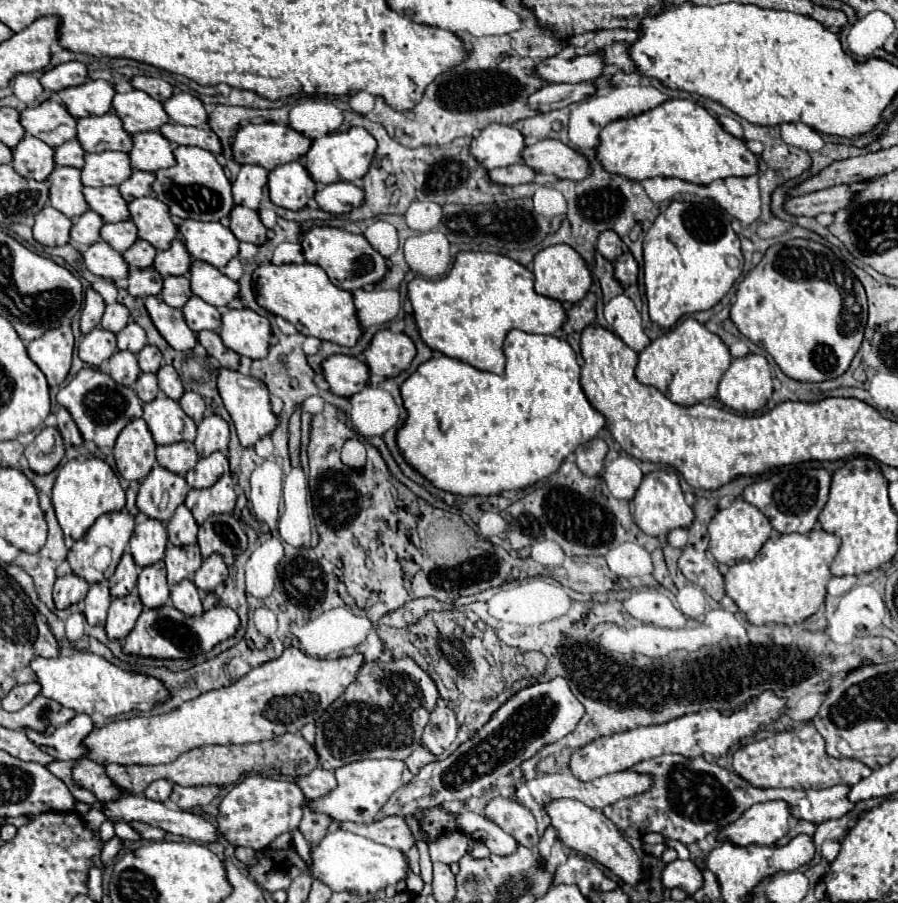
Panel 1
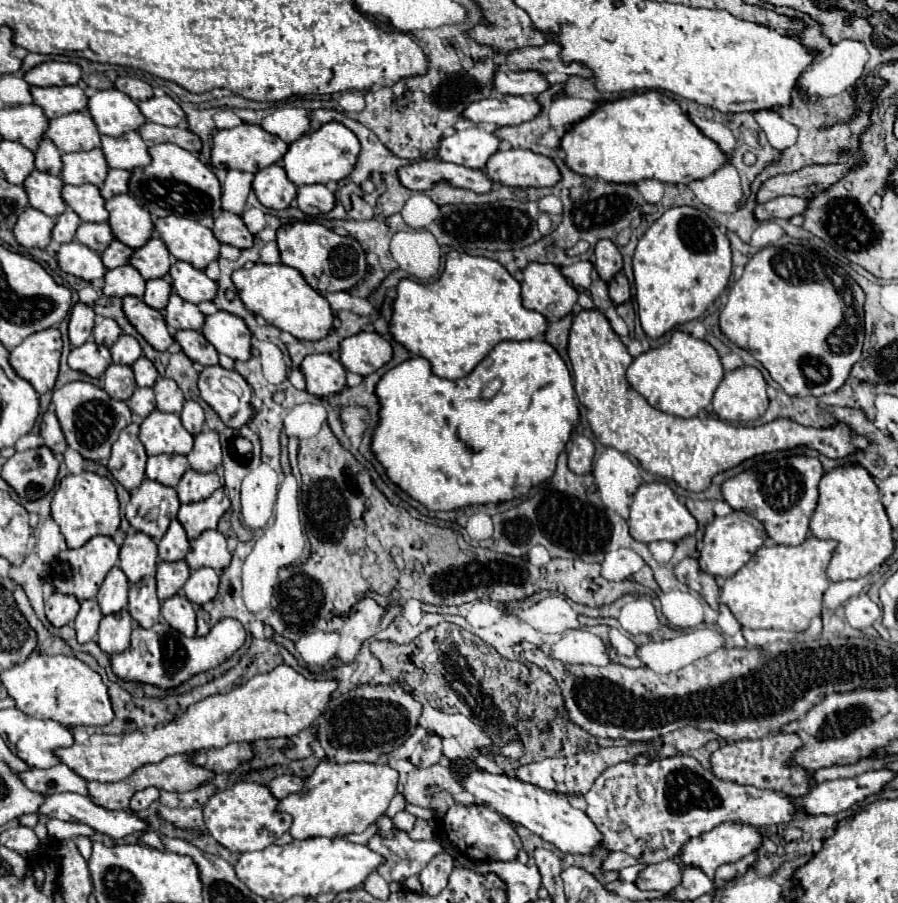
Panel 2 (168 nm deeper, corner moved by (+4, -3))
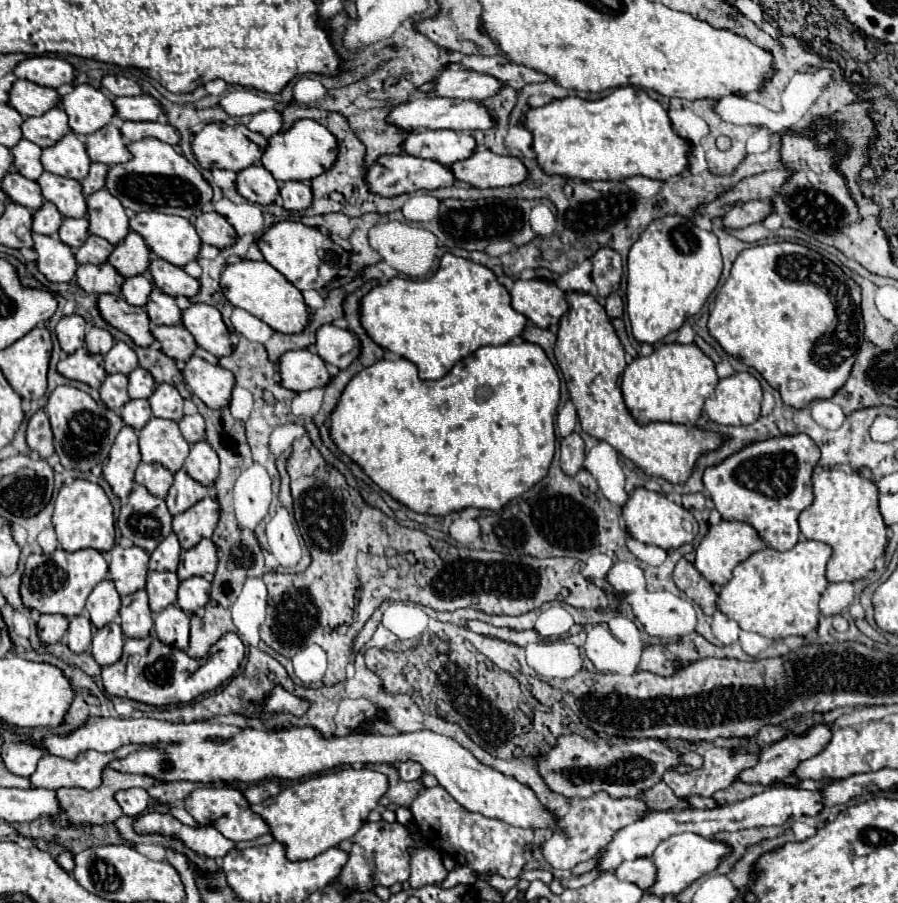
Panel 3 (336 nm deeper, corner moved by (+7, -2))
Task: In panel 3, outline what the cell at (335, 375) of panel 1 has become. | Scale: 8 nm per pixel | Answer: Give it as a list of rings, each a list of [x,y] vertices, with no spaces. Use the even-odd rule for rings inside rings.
[[[308,349],[288,351],[280,359],[278,367],[282,375],[282,387],[292,389],[296,393],[310,391],[316,387],[326,387],[332,379],[324,359]]]

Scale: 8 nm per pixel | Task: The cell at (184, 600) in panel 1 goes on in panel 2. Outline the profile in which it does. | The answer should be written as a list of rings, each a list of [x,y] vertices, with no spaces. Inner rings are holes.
[[[185,596],[167,598],[161,604],[161,616],[173,630],[185,636],[195,636],[195,610]]]

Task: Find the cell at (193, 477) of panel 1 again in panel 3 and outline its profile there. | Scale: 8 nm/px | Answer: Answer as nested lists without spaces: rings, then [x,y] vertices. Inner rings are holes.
[[[180,469],[174,475],[174,485],[168,491],[166,505],[172,515],[178,515],[178,513],[186,511],[188,507],[192,507],[196,501],[204,499],[206,495],[208,495],[208,487],[200,485],[184,469]]]

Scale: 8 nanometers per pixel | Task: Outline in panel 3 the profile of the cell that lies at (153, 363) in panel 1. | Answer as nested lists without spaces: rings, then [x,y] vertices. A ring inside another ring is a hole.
[[[142,367],[134,369],[128,375],[128,381],[130,381],[130,385],[128,385],[130,399],[148,399],[152,395],[154,387],[156,387],[154,377],[146,369],[142,369]]]

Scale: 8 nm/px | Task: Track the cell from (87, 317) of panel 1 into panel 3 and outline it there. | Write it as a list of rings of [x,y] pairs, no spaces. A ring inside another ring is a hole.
[[[80,315],[62,317],[56,325],[56,335],[58,335],[62,351],[74,353],[78,347],[82,347],[84,345],[84,329],[86,329],[86,321]]]

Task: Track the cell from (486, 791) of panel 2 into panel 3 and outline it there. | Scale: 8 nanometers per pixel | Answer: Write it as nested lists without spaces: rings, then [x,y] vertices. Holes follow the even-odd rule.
[[[90,719],[86,727],[64,735],[42,739],[40,743],[48,753],[74,759],[80,751],[116,751],[122,745],[134,743],[158,743],[166,741],[170,747],[158,751],[136,751],[122,761],[110,763],[112,769],[126,773],[140,773],[156,777],[164,783],[168,781],[200,781],[200,783],[220,783],[220,781],[242,781],[256,783],[264,779],[300,779],[312,773],[328,771],[336,765],[354,763],[396,763],[396,761],[418,761],[424,773],[436,775],[438,783],[468,811],[482,813],[492,819],[500,819],[514,827],[526,829],[550,829],[564,833],[560,817],[546,809],[536,793],[514,777],[502,775],[492,767],[486,767],[454,739],[438,735],[434,731],[400,733],[400,735],[350,735],[350,737],[322,737],[312,727],[292,727],[286,731],[260,731],[260,729],[240,729],[234,725],[210,725],[206,721],[198,723],[168,723],[156,719]],[[210,737],[226,739],[224,743],[212,743]]]

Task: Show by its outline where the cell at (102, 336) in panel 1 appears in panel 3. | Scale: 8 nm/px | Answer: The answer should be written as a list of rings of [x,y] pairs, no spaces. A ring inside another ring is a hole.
[[[80,347],[70,355],[62,355],[58,363],[58,373],[72,381],[80,381],[98,389],[102,385],[102,379],[106,377],[104,357],[90,353],[86,347]]]

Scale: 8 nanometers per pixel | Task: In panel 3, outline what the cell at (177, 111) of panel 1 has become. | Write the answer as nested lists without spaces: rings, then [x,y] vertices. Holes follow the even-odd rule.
[[[152,95],[116,97],[114,107],[116,115],[126,121],[156,121],[164,113],[160,101],[156,101]]]

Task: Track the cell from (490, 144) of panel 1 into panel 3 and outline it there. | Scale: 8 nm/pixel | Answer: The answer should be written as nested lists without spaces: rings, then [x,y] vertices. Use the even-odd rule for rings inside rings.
[[[422,129],[410,131],[404,139],[404,153],[434,159],[444,165],[464,161],[474,155],[476,141],[468,131],[450,131],[450,129]]]

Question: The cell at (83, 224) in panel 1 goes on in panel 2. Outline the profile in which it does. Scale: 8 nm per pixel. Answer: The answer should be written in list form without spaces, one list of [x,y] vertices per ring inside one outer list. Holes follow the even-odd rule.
[[[65,210],[61,216],[57,216],[53,232],[51,232],[52,241],[45,249],[46,252],[56,253],[61,244],[73,242],[75,240],[75,230],[81,224],[81,218],[73,210]]]

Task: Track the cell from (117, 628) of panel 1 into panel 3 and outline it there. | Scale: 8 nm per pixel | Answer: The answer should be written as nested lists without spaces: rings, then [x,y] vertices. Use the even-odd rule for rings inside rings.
[[[108,623],[100,627],[92,637],[92,655],[102,667],[116,663],[122,655],[122,647],[124,647],[124,633],[118,623]]]

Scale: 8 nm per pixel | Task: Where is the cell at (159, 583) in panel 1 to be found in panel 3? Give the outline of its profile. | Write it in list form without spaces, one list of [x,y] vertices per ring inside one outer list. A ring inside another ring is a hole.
[[[144,589],[124,595],[120,607],[120,625],[126,637],[146,637],[152,631],[154,619],[148,605],[148,593]]]

